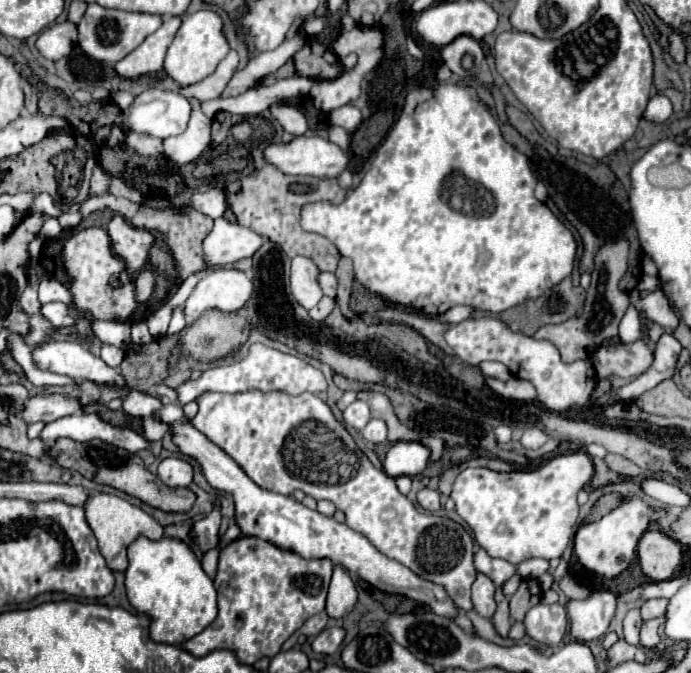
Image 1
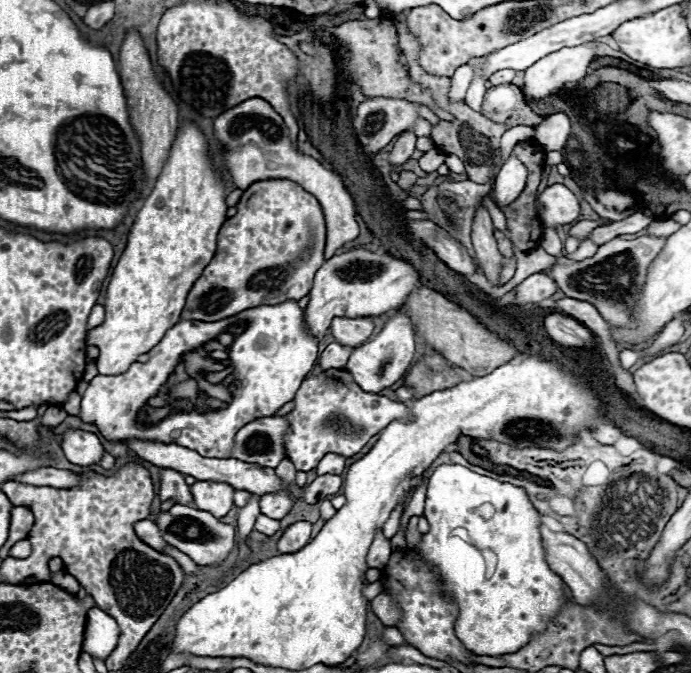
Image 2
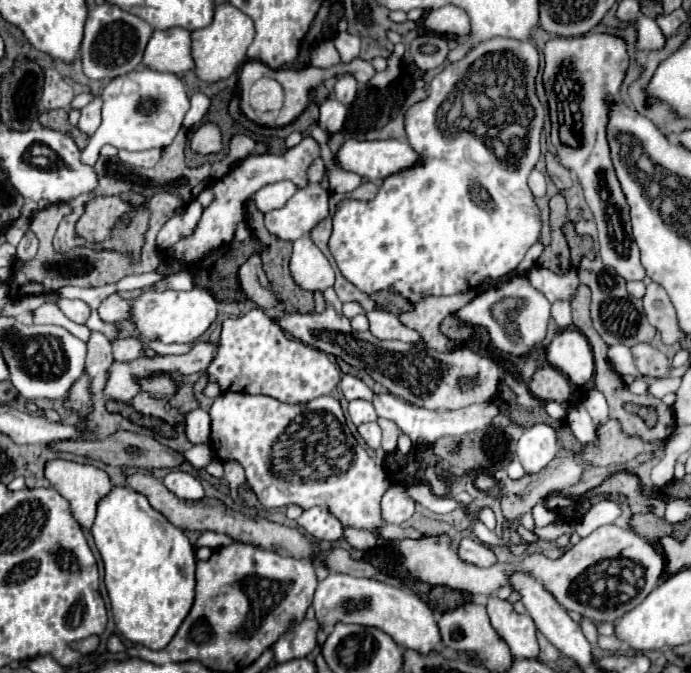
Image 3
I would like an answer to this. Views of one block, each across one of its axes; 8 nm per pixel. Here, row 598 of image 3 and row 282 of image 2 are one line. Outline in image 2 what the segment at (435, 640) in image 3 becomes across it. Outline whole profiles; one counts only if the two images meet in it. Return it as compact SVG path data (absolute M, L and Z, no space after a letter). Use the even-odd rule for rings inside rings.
M362 246L344 254L332 256L316 272L314 286L310 290L310 302L304 310L304 320L316 338L324 336L332 318L336 316L380 316L390 310L398 310L406 298L420 288L420 274L406 260L398 260L384 250L366 250Z

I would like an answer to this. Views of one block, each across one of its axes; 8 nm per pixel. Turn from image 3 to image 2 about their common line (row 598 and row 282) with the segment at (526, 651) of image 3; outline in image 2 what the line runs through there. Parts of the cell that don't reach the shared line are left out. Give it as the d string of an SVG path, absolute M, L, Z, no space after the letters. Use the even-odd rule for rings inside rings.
M484 204L478 206L478 212L474 218L472 244L476 250L476 260L478 260L484 276L488 278L488 282L492 286L500 286L500 270L502 270L504 256L498 252L496 238L494 238L494 226L492 226L490 214L484 208Z

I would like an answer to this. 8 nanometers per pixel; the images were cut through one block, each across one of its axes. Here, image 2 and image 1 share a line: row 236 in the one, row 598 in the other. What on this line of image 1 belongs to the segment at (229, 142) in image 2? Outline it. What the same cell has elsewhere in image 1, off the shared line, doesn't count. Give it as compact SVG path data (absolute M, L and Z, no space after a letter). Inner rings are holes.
M334 566L330 590L328 590L328 600L326 600L326 612L330 618L342 618L346 612L350 612L356 604L356 588L346 574L342 566Z

